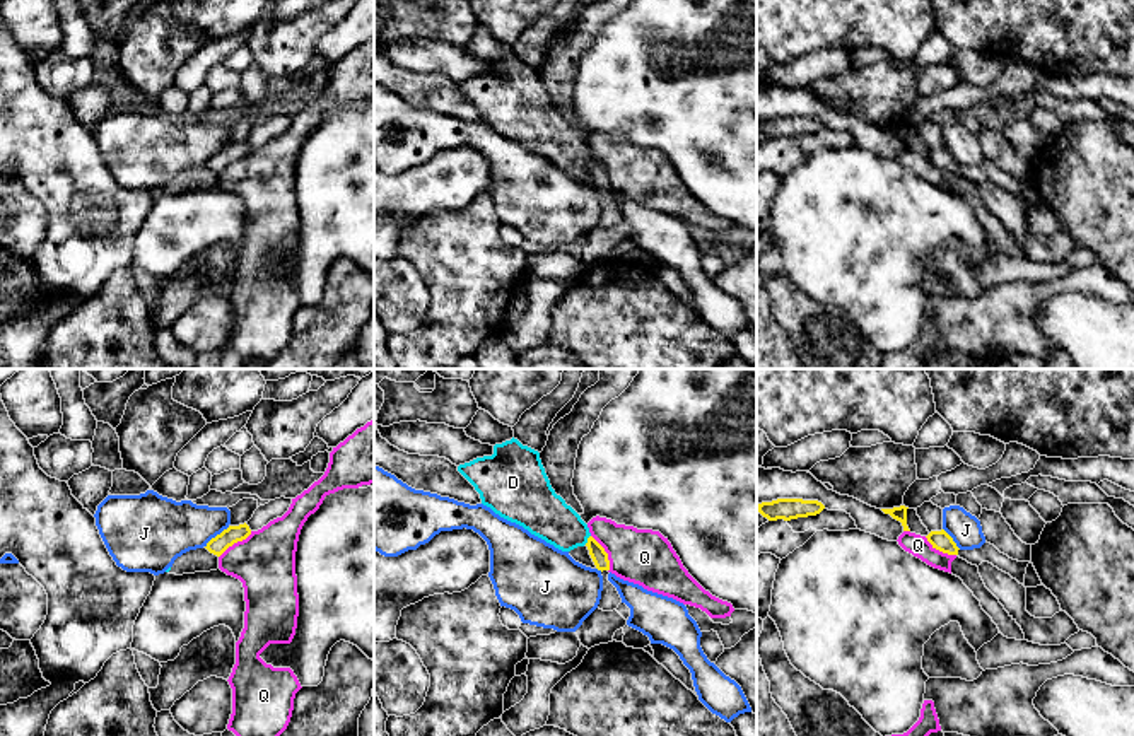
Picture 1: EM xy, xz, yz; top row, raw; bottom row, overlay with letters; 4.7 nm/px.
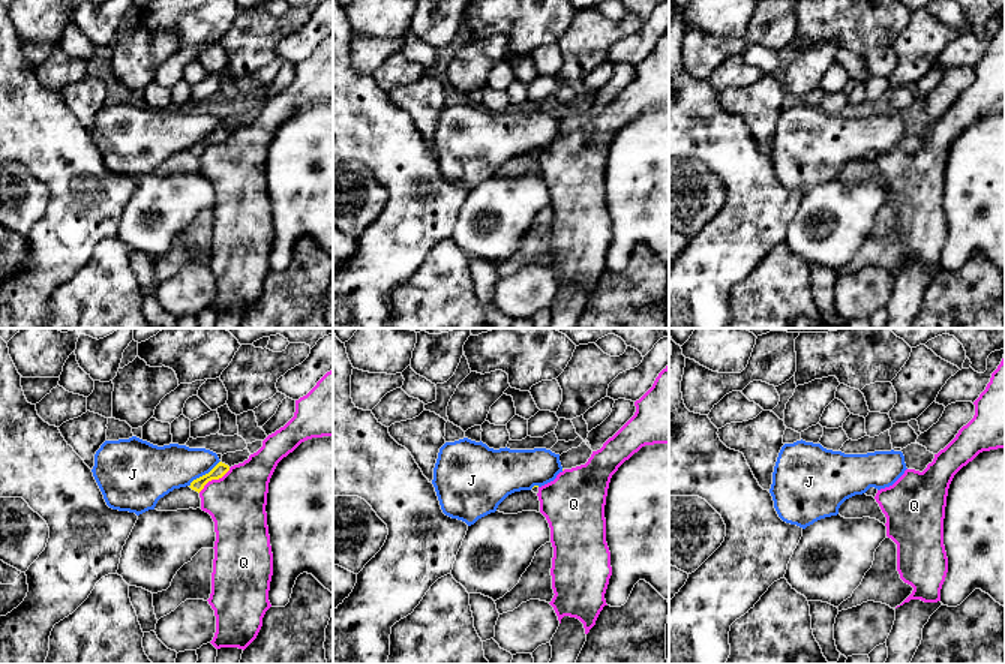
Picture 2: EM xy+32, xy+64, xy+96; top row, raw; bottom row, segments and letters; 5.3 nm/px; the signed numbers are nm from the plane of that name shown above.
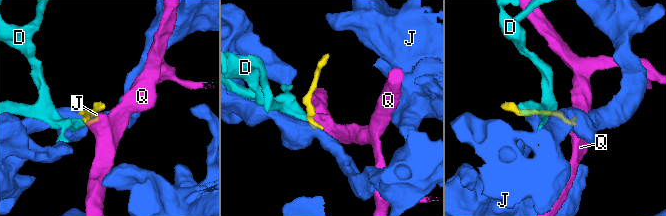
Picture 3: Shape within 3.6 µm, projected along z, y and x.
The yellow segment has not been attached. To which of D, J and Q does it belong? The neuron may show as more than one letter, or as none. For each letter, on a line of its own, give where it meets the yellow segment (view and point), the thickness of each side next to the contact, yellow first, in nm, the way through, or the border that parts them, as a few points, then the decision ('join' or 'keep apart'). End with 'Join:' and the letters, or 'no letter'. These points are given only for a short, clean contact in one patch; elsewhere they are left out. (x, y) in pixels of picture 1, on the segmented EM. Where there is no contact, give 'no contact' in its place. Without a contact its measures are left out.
D: meets yellow in xz at (588, 540); 80 nm thick on the yellow side, 220 nm on the other; border along xz (590, 535), (584, 543); keep apart
J: meets yellow in xy at (217, 535); 90 nm thick on the yellow side, 280 nm on the other; border along xy (229, 526), (217, 533), (205, 547); keep apart
Q: meets yellow in xz at (607, 554); 80 nm thick on the yellow side, 260 nm on the other; border along xz (591, 535), (607, 554), (608, 571); keep apart
Join: no letter

